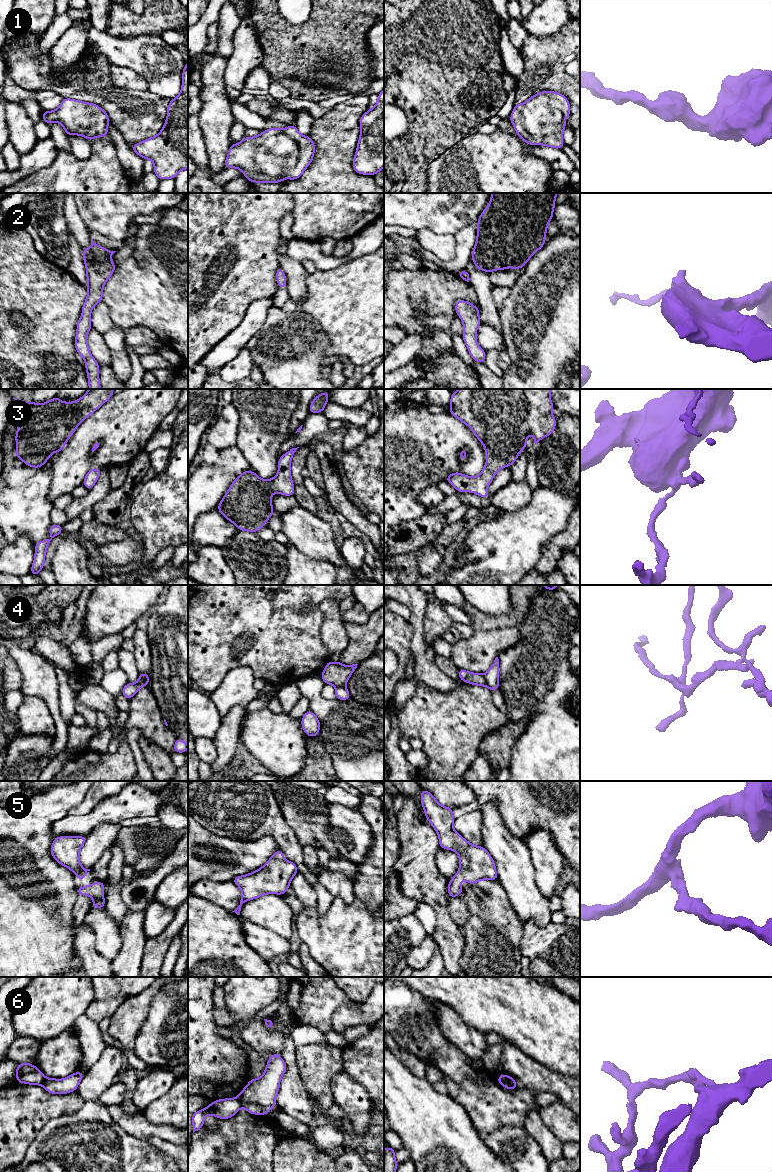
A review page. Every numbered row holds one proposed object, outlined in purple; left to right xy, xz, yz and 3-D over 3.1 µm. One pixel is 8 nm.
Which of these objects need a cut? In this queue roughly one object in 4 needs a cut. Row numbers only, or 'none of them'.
4, 6

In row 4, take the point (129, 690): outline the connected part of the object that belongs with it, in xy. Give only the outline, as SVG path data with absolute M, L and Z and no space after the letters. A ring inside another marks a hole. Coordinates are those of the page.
M139 676L139 679L136 683L127 683L123 689L121 694L126 697L128 700L130 700L137 692L138 690L142 687L145 686L145 681L143 678Z

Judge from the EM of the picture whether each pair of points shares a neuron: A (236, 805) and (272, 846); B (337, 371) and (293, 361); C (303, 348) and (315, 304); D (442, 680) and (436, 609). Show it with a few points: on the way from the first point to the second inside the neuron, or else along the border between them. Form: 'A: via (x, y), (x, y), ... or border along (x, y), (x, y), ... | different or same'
A: border along (241, 841), (271, 836), (280, 849) | different
B: border along (331, 367), (329, 378) | different
C: border along (300, 308), (308, 312), (327, 334) | different
D: border along (423, 623), (424, 641), (432, 646) | different

